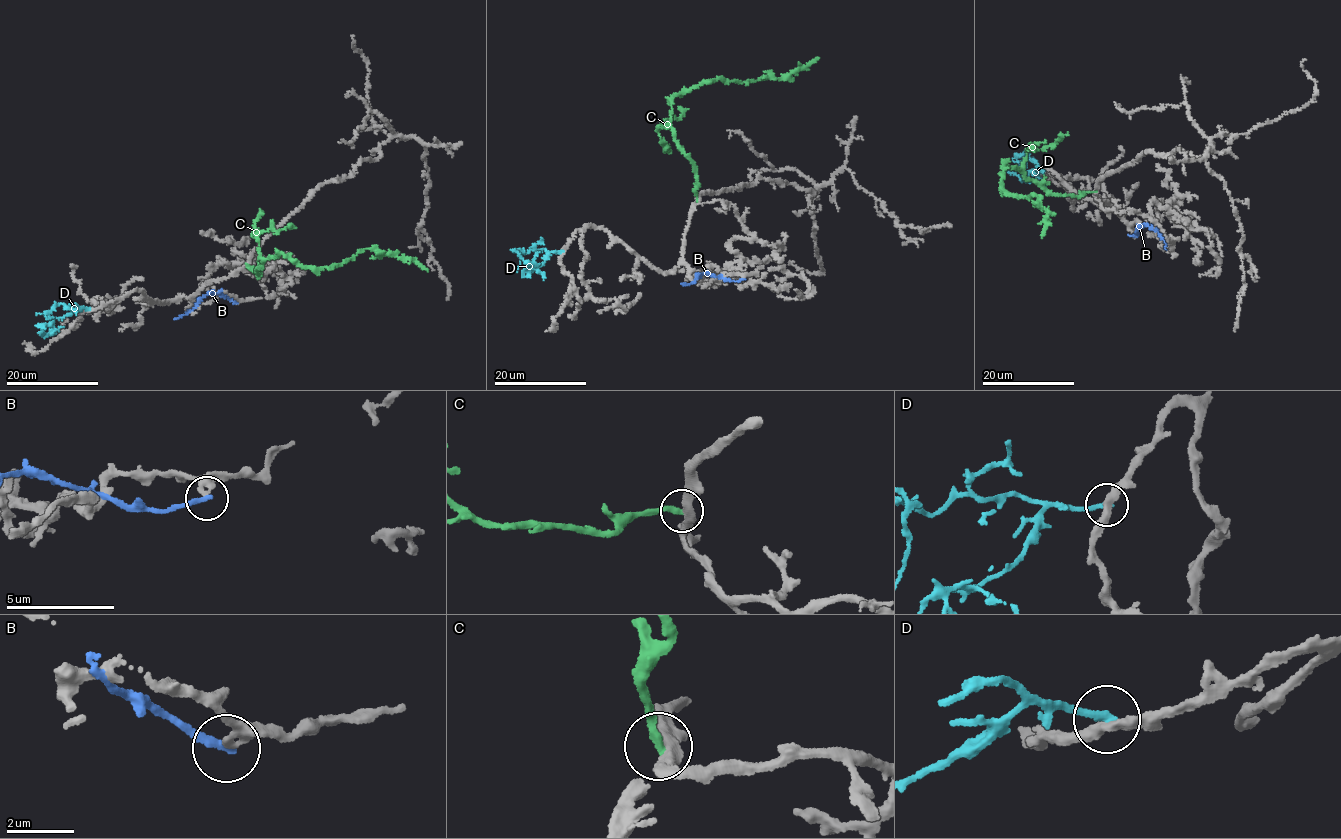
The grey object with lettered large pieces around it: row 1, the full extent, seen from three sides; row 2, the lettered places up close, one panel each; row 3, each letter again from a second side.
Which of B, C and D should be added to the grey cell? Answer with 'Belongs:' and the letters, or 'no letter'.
Belongs: no letter

